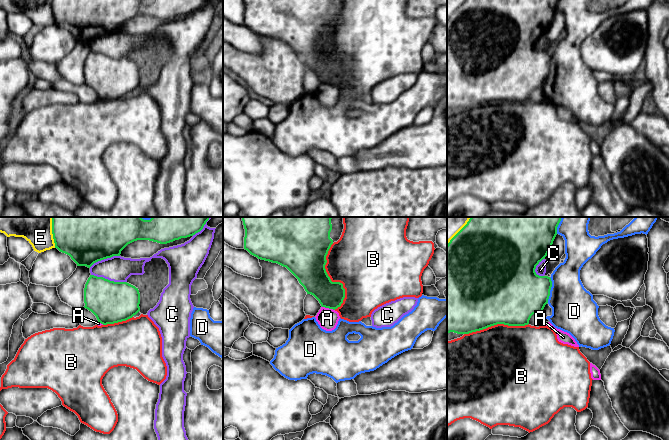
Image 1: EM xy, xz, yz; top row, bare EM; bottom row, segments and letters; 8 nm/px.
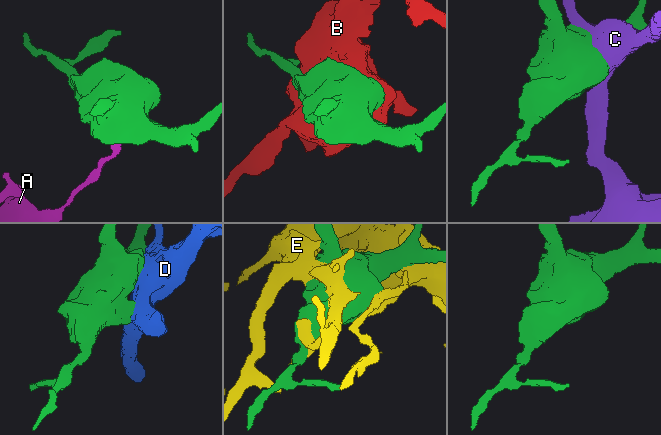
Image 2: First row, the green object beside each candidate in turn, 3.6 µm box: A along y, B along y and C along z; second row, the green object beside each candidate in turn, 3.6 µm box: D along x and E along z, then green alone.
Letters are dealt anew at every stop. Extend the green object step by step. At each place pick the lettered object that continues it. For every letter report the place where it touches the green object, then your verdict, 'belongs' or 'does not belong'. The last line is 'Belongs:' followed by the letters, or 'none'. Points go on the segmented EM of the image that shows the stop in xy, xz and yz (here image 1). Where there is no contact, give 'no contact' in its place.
A: xz (328, 307) | does not belong
B: xz (330, 280) | does not belong
C: xy (109, 280) | does not belong
D: yz (550, 289) | does not belong
E: xy (52, 232) | does not belong
Belongs: none

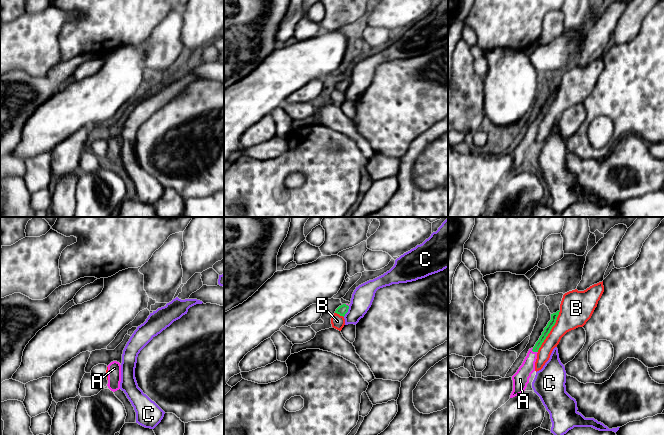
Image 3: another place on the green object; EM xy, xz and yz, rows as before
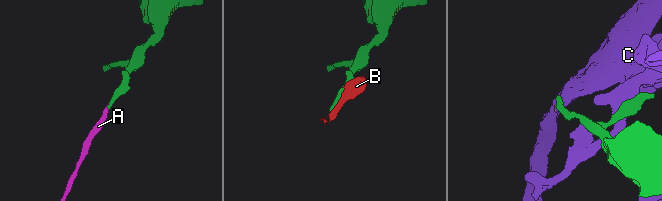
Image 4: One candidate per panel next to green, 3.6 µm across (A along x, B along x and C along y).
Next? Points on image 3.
A: yz (534, 351) | belongs
B: yz (550, 330) | does not belong
C: xz (347, 311) | does not belong
Belongs: A

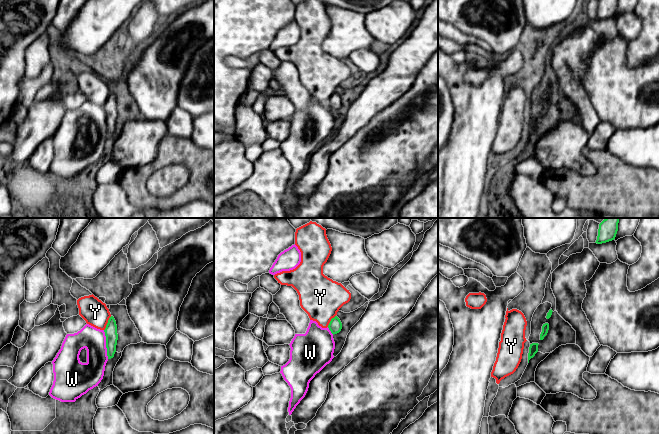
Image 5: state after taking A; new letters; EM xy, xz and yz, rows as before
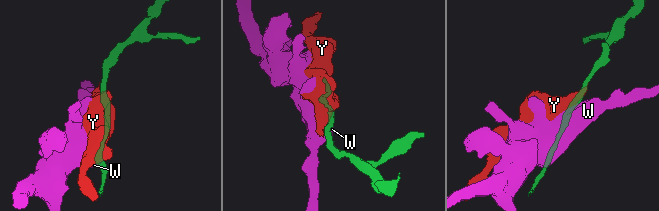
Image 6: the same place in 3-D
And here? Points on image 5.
W: xy (106, 344) | does not belong
Y: xy (107, 323) | does not belong
Belongs: none

